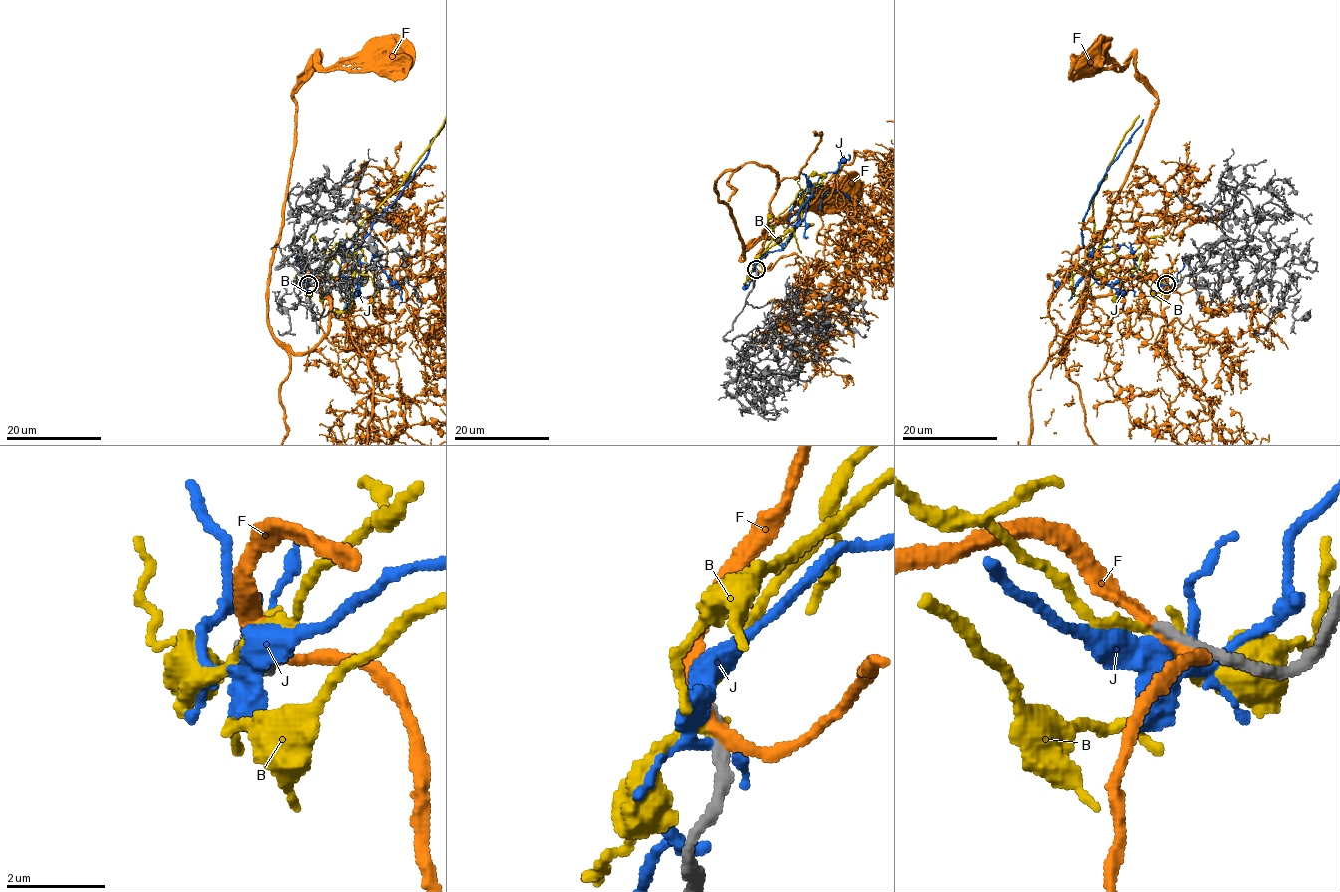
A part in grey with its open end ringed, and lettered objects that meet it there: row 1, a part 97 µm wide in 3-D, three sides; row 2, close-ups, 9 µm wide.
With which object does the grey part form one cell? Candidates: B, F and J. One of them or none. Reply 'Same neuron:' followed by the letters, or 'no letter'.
Same neuron: F

